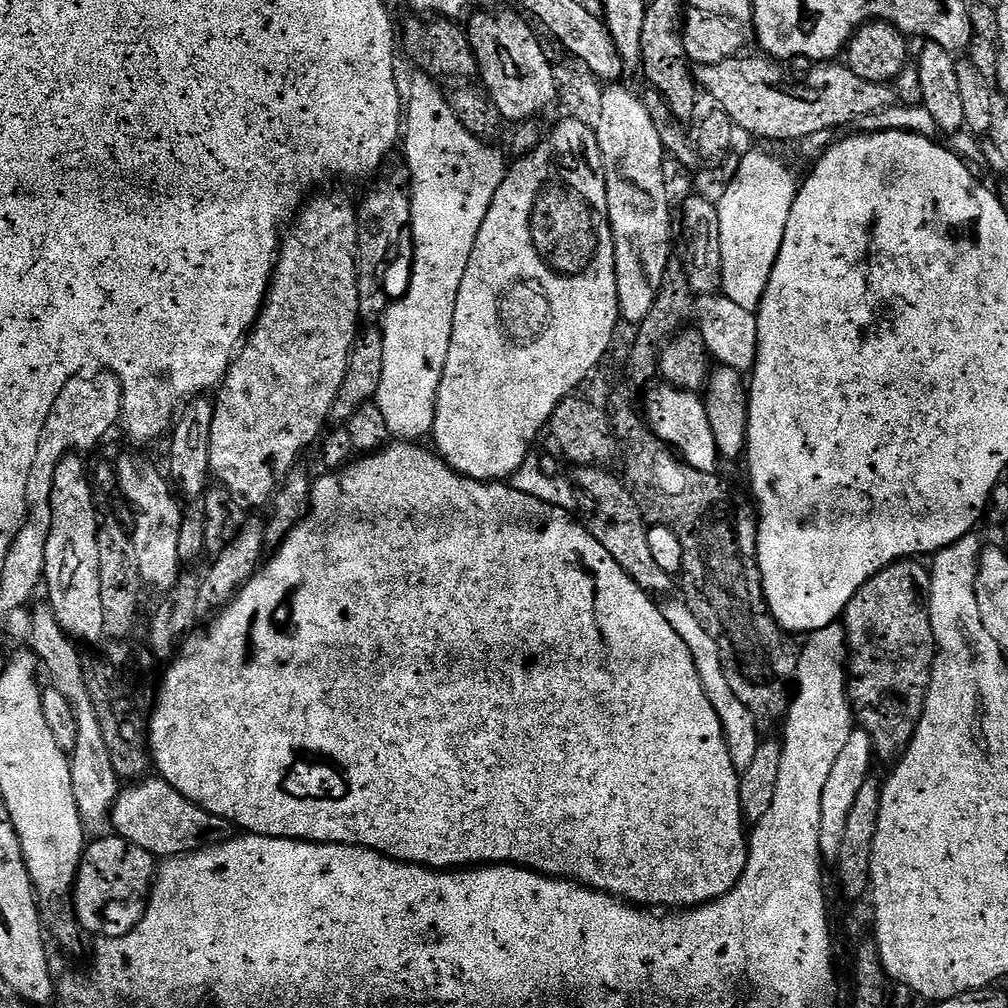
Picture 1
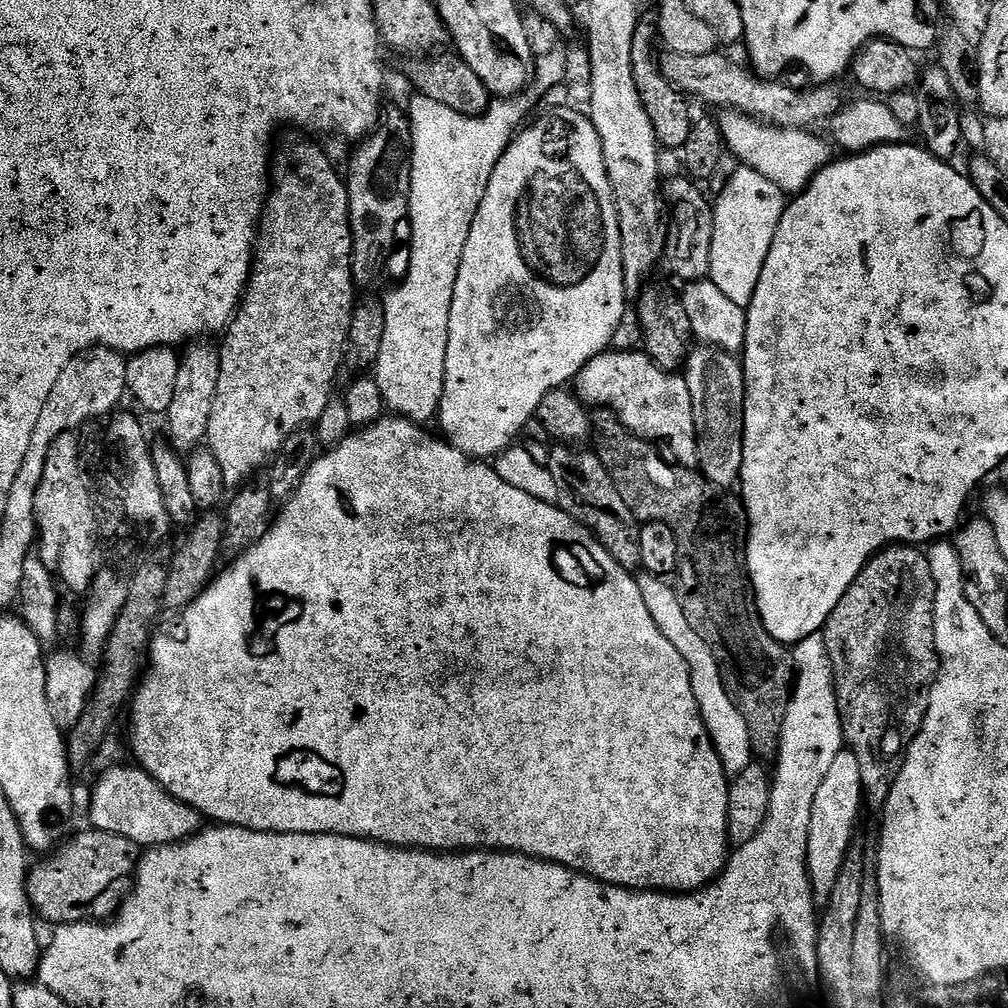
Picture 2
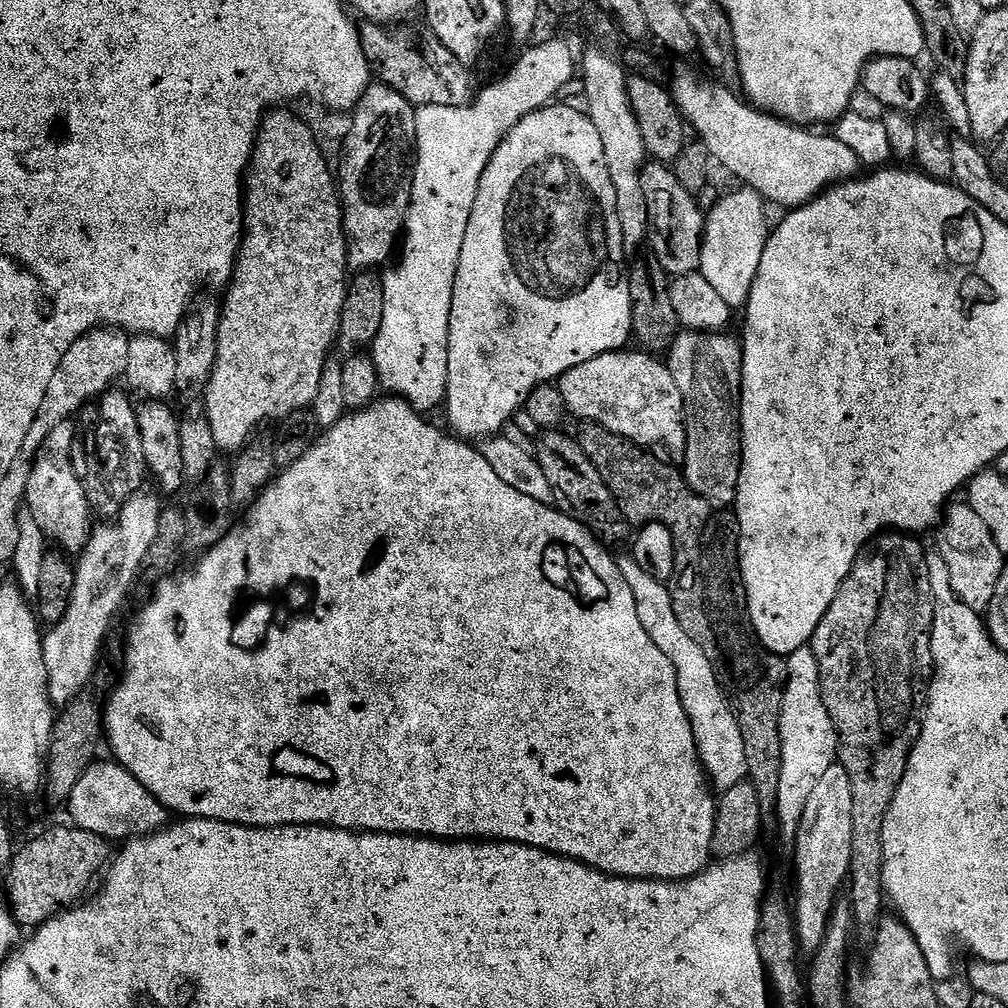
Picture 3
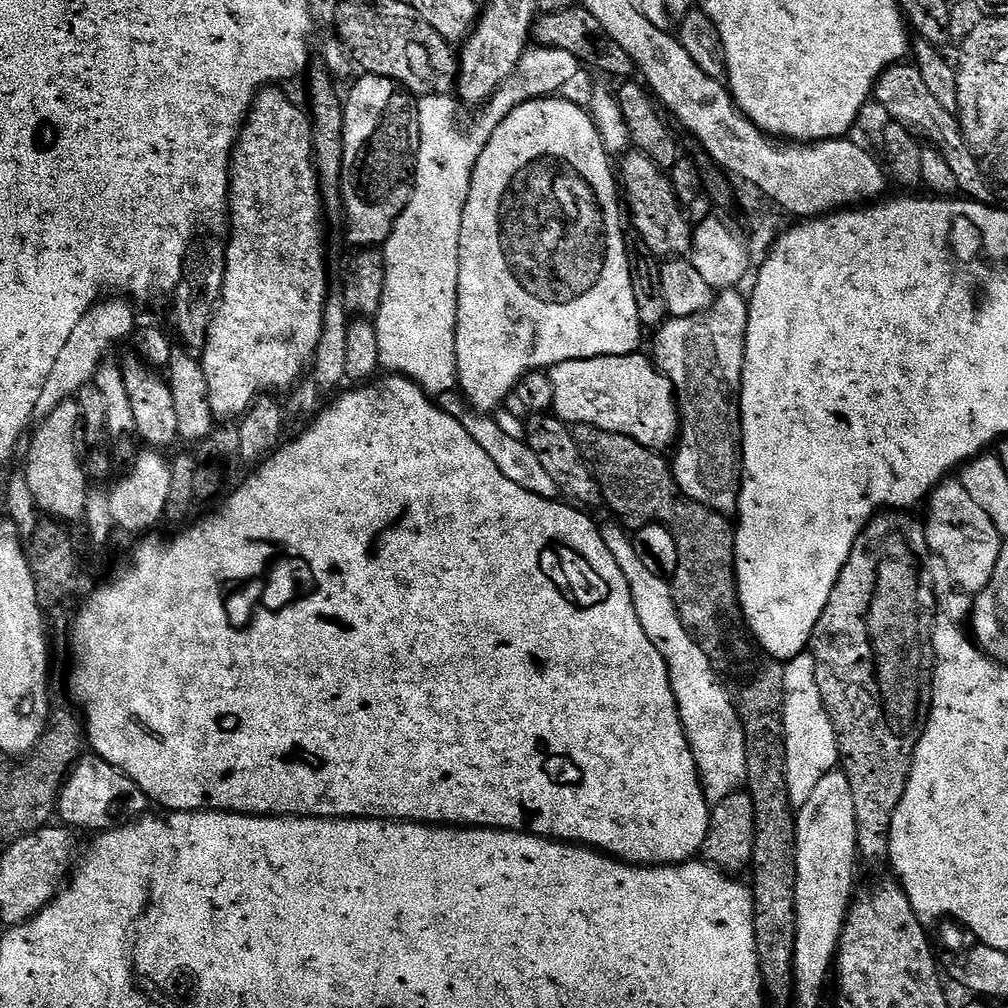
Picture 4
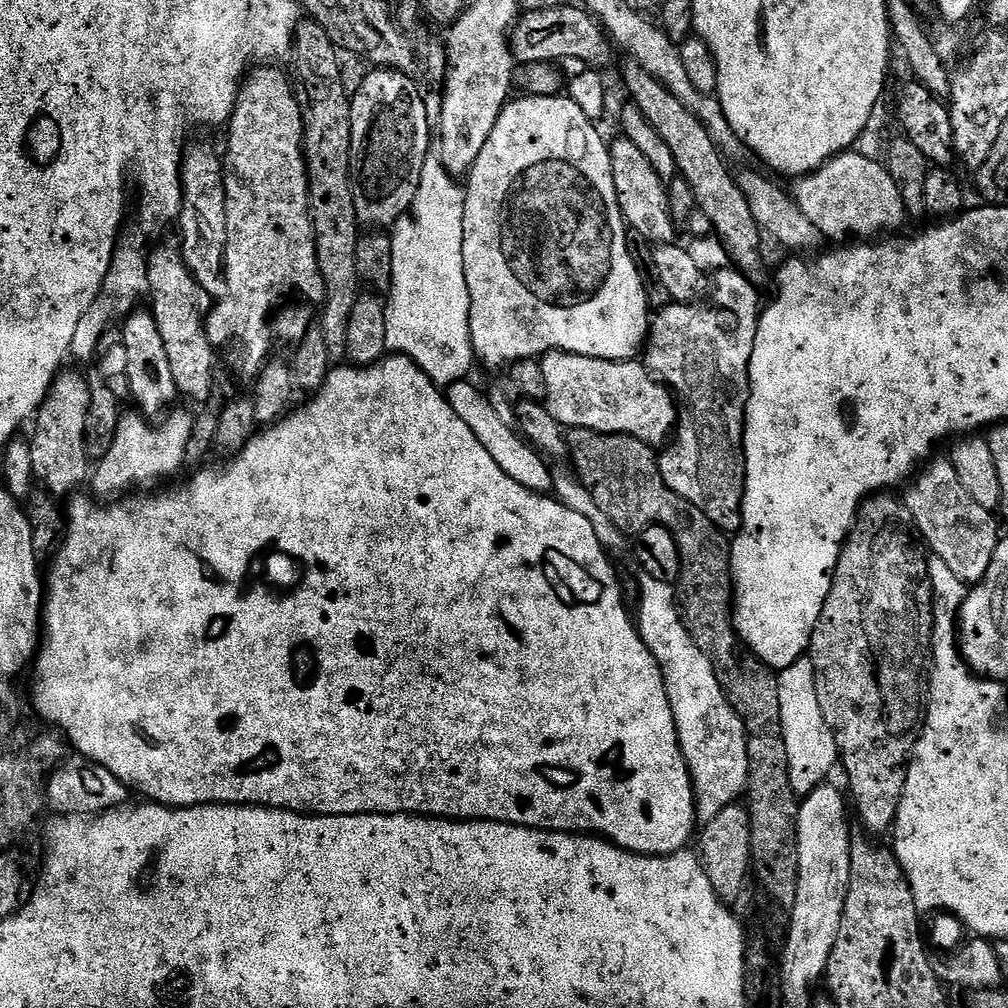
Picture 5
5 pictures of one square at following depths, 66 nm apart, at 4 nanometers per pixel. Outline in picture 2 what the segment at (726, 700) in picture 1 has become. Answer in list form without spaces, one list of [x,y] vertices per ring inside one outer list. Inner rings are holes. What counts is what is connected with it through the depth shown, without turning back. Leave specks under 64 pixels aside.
[[[644,574],[639,577],[639,581],[642,602],[646,602],[646,610],[650,610],[650,618],[654,618],[658,630],[662,630],[662,634],[666,634],[666,639],[673,644],[674,650],[678,650],[678,654],[682,654],[682,658],[690,670],[694,698],[698,702],[704,725],[710,734],[712,745],[716,748],[718,758],[729,777],[736,777],[754,763],[754,753],[750,730],[746,726],[746,718],[742,718],[742,714],[734,706],[734,702],[722,682],[720,664],[714,658],[714,654],[710,654],[710,646],[706,646],[706,642],[702,642],[698,630],[694,630],[694,626],[690,626],[690,622],[686,618],[686,610],[682,610],[679,591],[673,585],[671,588],[668,585],[669,581],[662,576]]]

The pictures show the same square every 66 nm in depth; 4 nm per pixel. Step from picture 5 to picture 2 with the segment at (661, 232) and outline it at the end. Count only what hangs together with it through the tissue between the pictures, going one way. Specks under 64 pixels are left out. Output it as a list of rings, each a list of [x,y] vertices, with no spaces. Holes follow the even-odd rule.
[[[680,174],[672,181],[665,183],[662,188],[662,200],[670,213],[670,223],[666,228],[666,264],[672,267],[672,272],[681,282],[703,280],[708,276],[710,270],[710,246],[714,238],[714,204],[711,199],[700,193],[701,185],[693,182],[687,175]]]

